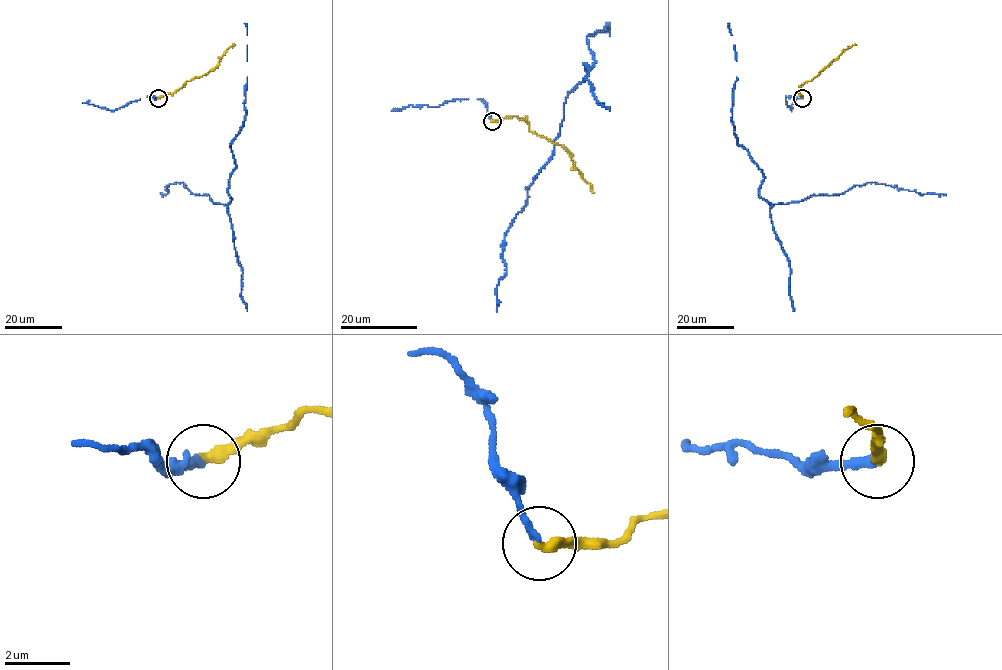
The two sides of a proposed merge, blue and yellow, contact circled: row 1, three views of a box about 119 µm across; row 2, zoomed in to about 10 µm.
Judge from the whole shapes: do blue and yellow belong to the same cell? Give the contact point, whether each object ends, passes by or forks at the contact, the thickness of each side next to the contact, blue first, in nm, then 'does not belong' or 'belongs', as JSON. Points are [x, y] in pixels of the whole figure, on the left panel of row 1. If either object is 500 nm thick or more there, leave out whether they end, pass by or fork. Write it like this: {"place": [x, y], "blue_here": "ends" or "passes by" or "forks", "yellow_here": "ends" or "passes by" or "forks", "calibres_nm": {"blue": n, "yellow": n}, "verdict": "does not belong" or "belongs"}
{"place": [158, 98], "blue_here": "ends", "yellow_here": "ends", "calibres_nm": {"blue": 240, "yellow": 360}, "verdict": "belongs"}

